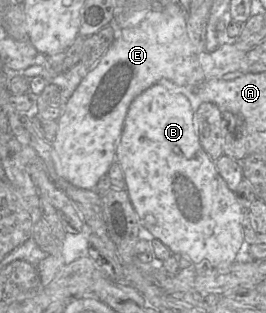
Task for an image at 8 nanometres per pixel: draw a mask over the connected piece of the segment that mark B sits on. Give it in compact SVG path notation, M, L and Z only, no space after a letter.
M156 83L131 102L116 149L126 191L138 214L140 225L166 245L173 255L190 258L193 263L209 261L217 267L228 267L236 261L243 246L241 226L244 209L220 176L215 161L203 150L196 133L195 112L189 99Z

